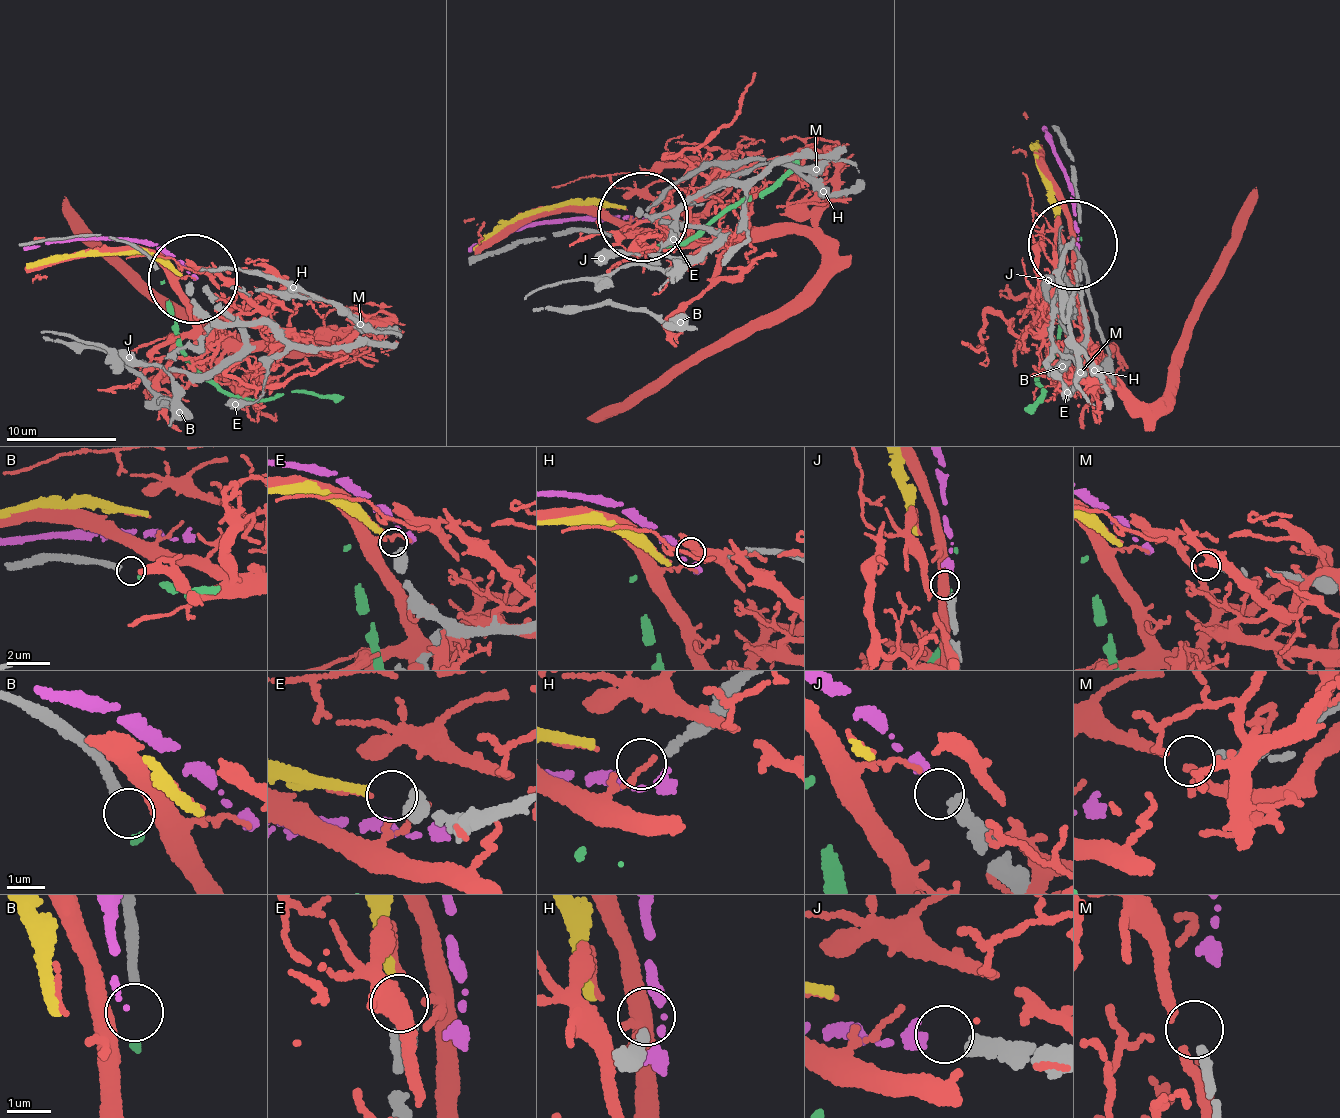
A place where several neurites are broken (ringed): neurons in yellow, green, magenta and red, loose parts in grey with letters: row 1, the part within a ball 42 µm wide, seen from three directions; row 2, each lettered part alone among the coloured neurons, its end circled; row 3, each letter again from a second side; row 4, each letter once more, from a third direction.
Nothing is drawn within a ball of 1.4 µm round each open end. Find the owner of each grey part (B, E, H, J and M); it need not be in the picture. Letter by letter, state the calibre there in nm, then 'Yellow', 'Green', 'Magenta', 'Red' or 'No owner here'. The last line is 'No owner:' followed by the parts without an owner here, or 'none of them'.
B: Thickness 240 nm. Green
E: Thickness 420 nm. Yellow
H: Thickness 180 nm. No owner here
J: Thickness 340 nm. Magenta
M: Thickness 240 nm. No owner here
No owner: H, M

